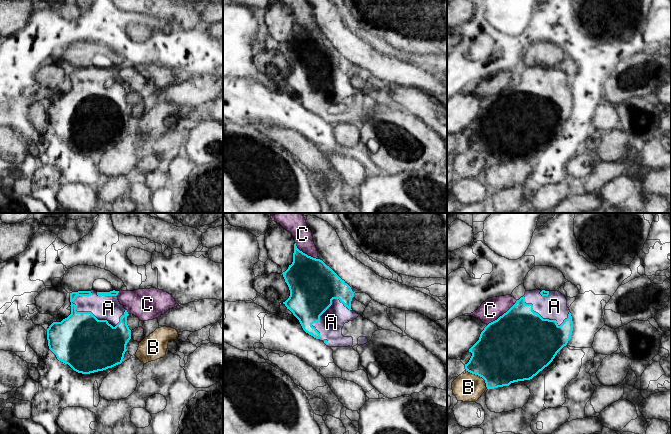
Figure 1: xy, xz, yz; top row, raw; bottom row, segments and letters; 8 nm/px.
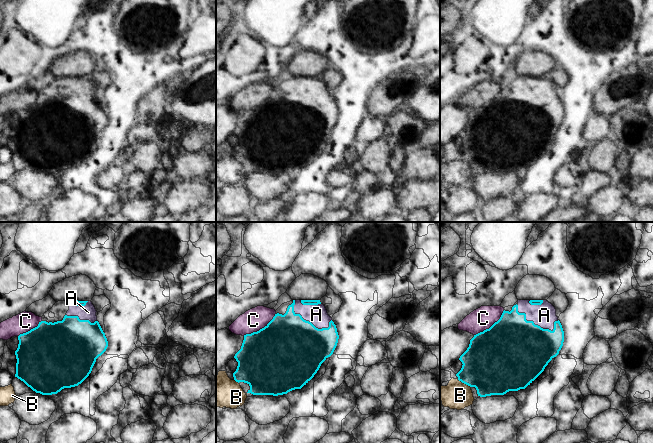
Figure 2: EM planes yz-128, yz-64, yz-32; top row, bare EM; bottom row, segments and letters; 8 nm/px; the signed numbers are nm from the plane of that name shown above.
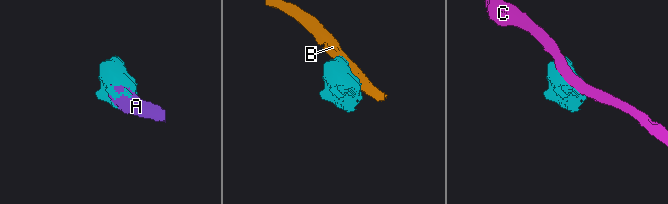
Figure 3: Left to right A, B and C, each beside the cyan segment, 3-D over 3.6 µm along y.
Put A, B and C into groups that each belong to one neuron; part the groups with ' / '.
A / B / C

